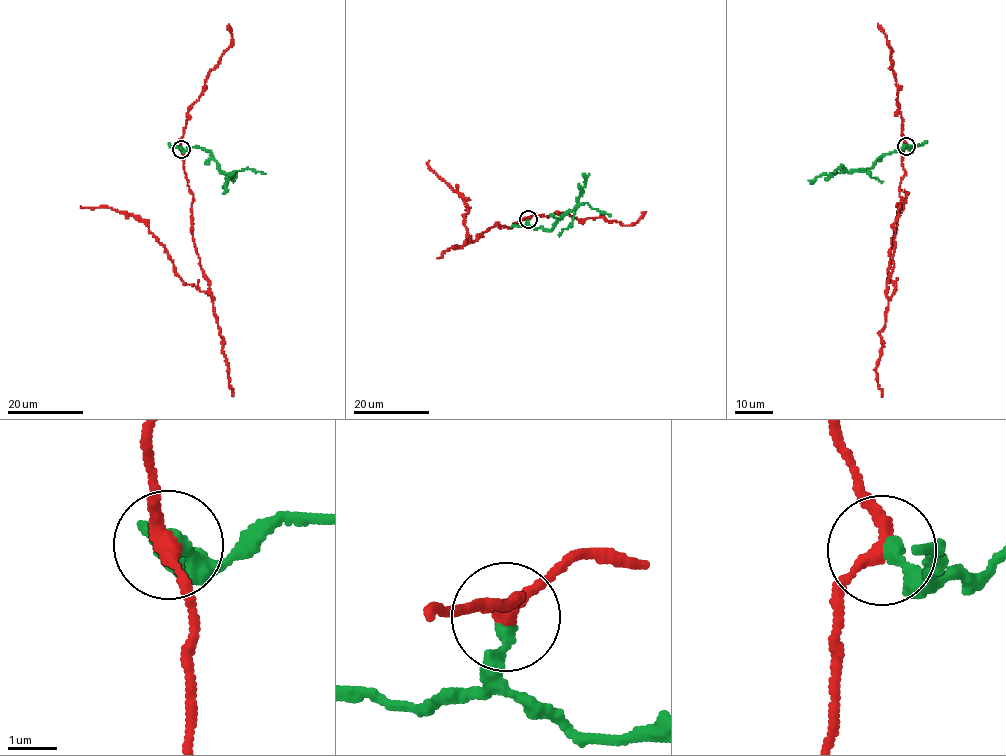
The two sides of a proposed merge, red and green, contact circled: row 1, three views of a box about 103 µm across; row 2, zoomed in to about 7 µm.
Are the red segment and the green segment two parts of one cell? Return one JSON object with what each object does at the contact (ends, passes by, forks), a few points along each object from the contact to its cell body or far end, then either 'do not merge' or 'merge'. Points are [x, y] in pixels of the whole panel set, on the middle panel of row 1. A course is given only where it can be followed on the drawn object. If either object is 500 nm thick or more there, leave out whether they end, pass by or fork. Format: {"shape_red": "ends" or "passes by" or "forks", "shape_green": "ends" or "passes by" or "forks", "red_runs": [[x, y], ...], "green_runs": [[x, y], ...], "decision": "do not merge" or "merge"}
{"shape_red": "passes by", "shape_green": "ends", "red_runs": [[528, 219], [508, 228], [494, 225], [472, 242], [464, 224], [466, 200], [429, 168], [429, 161]], "green_runs": [[528, 219], [533, 228], [551, 231], [563, 215], [577, 206], [585, 177], [589, 174]], "decision": "do not merge"}

